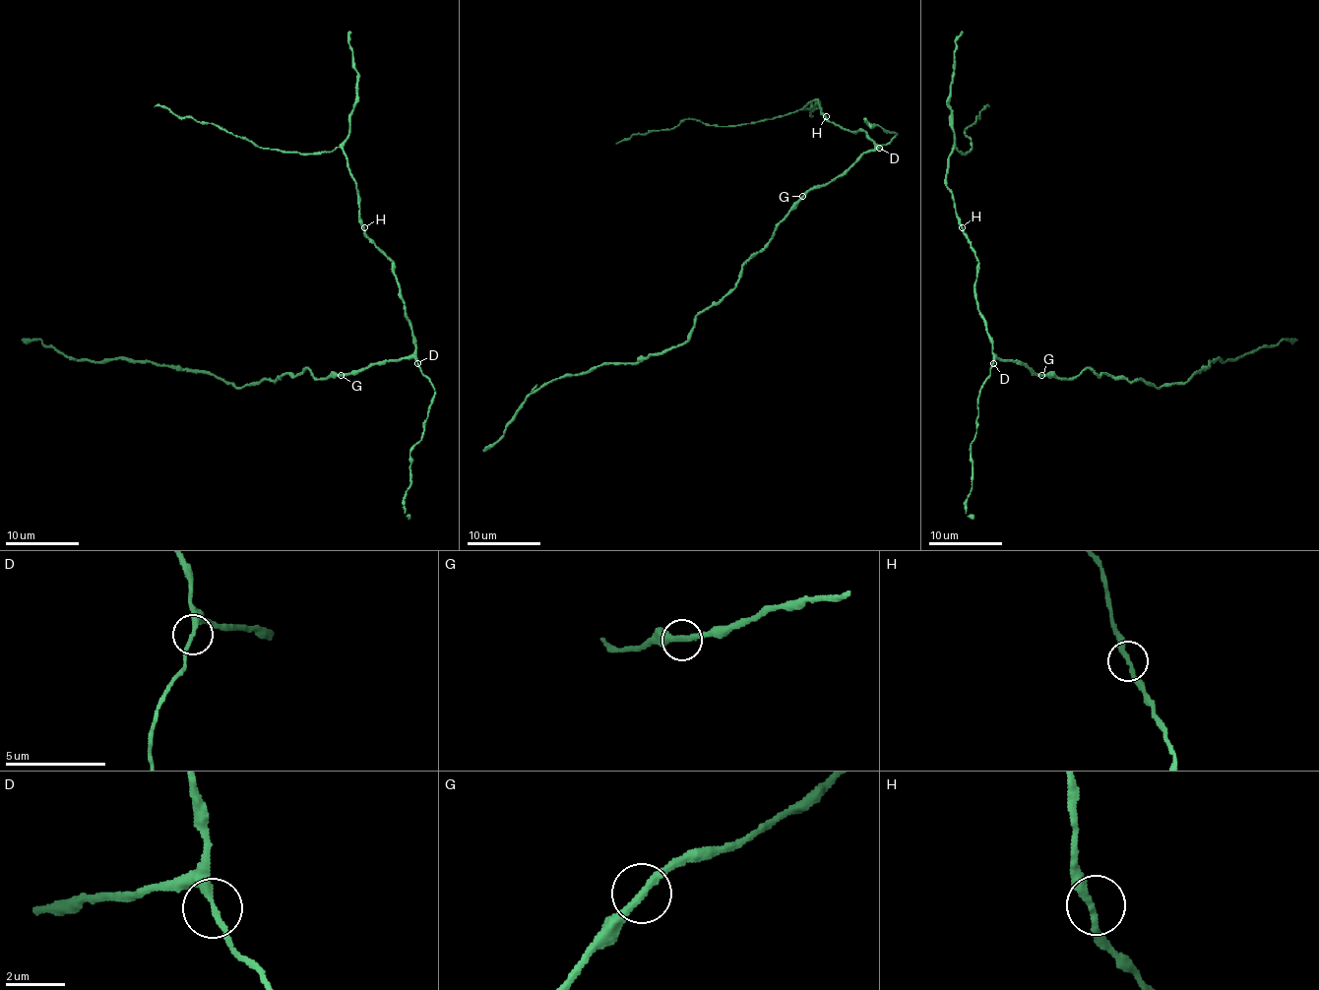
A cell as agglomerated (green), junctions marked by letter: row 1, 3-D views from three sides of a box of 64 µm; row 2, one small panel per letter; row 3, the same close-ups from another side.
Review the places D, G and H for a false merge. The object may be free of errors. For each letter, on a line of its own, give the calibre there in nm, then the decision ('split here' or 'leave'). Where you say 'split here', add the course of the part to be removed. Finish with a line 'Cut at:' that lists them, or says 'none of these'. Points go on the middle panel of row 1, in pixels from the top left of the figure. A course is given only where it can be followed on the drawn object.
D: 240 nm thick; leave
G: 280 nm thick; leave
H: 240 nm thick; leave
Cut at: none of these

